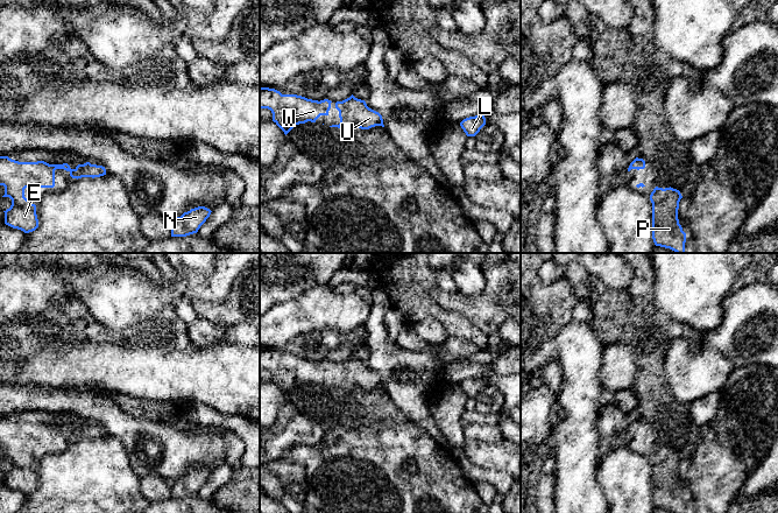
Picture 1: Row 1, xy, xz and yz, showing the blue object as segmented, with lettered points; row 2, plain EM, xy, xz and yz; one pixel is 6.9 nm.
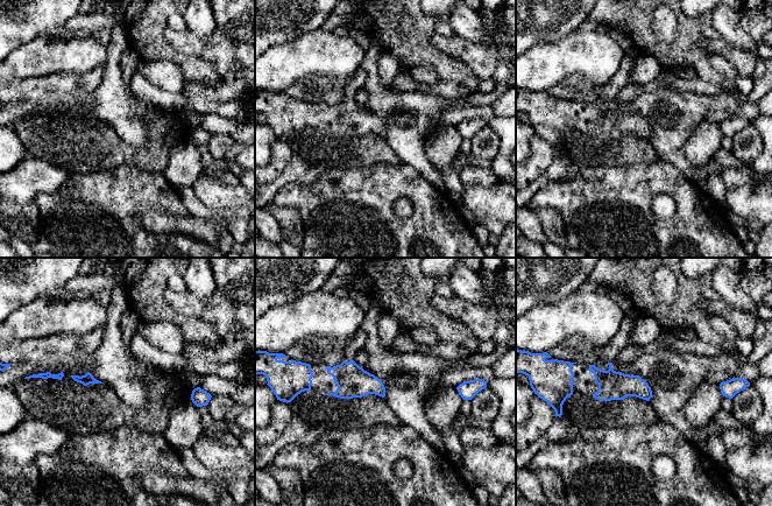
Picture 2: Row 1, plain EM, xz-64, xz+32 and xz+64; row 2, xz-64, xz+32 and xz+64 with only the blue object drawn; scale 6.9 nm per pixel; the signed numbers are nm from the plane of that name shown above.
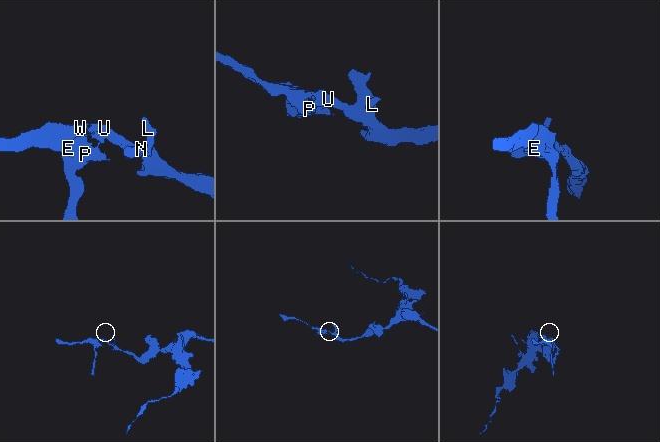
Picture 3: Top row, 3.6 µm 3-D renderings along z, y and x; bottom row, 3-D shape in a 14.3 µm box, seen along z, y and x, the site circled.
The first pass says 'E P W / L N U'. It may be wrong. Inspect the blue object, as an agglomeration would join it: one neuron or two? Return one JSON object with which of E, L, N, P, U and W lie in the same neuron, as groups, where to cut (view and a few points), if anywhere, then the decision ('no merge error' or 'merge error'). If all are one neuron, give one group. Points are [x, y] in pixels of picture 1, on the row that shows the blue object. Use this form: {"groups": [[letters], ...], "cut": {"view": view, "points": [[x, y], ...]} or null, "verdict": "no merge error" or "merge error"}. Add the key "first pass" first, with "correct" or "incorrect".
{"first pass": "incorrect", "groups": [["E", "L", "N", "P", "U", "W"]], "cut": null, "verdict": "no merge error"}

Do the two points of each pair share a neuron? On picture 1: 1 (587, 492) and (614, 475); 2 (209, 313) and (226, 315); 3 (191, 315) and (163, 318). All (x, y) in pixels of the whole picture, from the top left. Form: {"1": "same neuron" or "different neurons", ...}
{"1": "different neurons", "2": "same neuron", "3": "different neurons"}

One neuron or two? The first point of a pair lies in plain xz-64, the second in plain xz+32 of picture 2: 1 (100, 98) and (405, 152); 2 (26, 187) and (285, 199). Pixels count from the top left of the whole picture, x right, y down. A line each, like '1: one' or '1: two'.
1: one
2: two

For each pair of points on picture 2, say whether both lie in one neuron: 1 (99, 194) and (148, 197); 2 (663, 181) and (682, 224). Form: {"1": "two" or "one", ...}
{"1": "one", "2": "one"}

